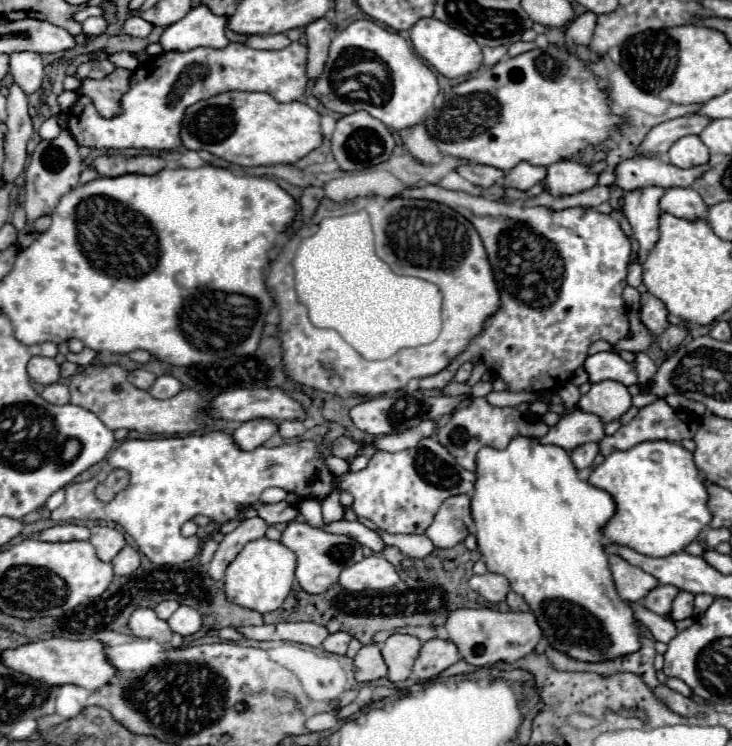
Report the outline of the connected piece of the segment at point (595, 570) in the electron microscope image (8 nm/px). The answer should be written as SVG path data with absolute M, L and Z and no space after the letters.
M518 436L516 440L512 440L508 444L508 448L504 450L496 450L496 448L482 448L478 452L476 458L476 486L474 486L474 494L472 494L472 518L476 524L476 538L478 538L478 550L488 566L488 572L496 572L508 578L510 588L520 594L528 608L532 610L532 614L538 620L538 626L544 634L544 638L550 642L552 648L556 648L558 652L580 660L580 662L606 662L606 660L616 660L628 654L634 654L640 650L640 626L636 624L634 618L634 610L632 604L622 600L616 592L614 580L612 580L612 572L610 572L610 564L608 564L608 554L604 552L604 542L602 542L602 528L606 526L606 522L614 516L616 512L616 504L612 500L612 496L608 496L608 492L590 486L588 482L582 482L576 474L576 468L568 456L566 450L558 448L558 446L548 446L548 444L540 444L538 440L528 440L524 436Z

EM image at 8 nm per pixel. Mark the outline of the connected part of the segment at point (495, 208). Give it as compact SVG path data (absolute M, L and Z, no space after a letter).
M438 184L406 188L396 196L440 202L454 208L464 218L468 218L484 242L502 300L500 310L488 318L482 334L470 342L470 348L464 354L452 360L452 364L442 372L420 380L422 390L442 390L454 378L456 370L464 362L472 360L482 360L484 364L488 364L488 368L494 370L496 376L506 380L510 390L514 392L558 390L562 384L570 380L574 370L582 366L592 342L596 340L618 342L628 334L630 324L628 324L626 304L622 300L622 290L626 286L630 240L622 232L620 222L610 214L602 214L592 208L568 208L568 210L550 210L544 206L528 208L518 202L500 202L500 200L490 200L486 196L446 190Z

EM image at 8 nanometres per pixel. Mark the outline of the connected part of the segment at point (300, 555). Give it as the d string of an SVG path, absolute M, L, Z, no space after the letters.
M300 522L288 524L288 528L282 534L282 544L288 546L296 554L296 558L298 558L296 580L310 594L320 594L320 592L328 590L330 586L334 586L338 582L340 572L346 566L352 566L364 558L362 546L356 544L352 538L342 536L342 534L330 534L330 532L324 532L310 524L300 524Z

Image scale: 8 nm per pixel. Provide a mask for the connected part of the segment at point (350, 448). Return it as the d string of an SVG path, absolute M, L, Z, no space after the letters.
M342 436L342 438L334 440L334 444L332 444L332 454L334 454L334 456L340 456L340 458L346 458L346 460L352 460L352 458L356 456L356 452L358 452L360 446L362 446L360 442Z

